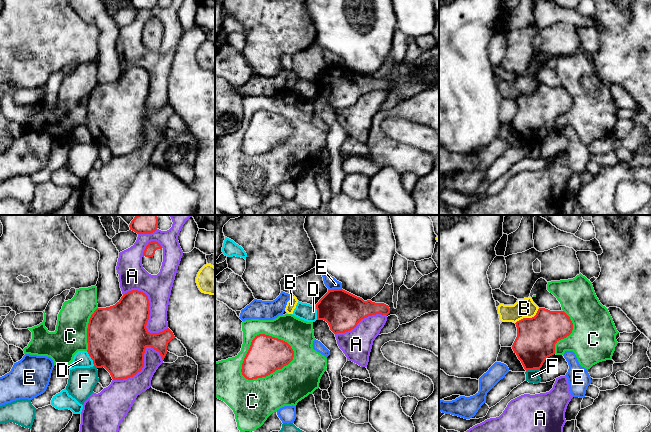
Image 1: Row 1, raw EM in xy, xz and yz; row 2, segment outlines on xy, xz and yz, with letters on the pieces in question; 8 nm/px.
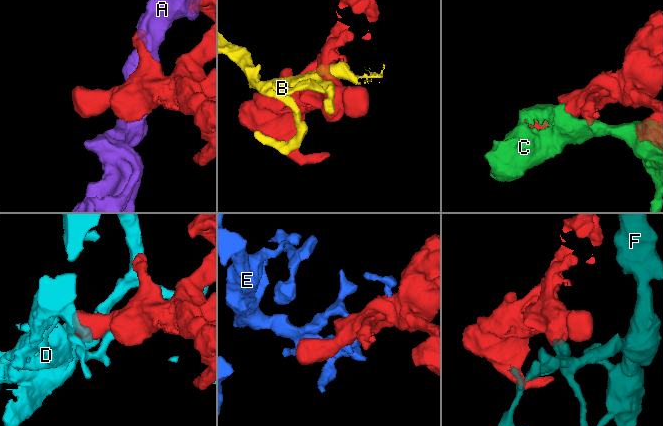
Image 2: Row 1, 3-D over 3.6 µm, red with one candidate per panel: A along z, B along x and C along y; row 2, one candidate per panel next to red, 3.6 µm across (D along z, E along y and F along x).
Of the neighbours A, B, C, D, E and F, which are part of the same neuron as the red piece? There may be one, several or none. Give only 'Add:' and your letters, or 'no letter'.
Add: no letter

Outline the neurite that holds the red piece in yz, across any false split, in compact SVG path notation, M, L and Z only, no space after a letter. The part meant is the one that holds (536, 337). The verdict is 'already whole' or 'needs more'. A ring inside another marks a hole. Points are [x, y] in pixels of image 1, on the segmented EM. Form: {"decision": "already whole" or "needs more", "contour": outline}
{"decision": "already whole", "contour": "M539 308L532 318L523 318L516 323L517 337L512 345L514 353L524 369L540 369L545 360L555 354L555 344L572 333L573 323L564 311L550 311Z"}

